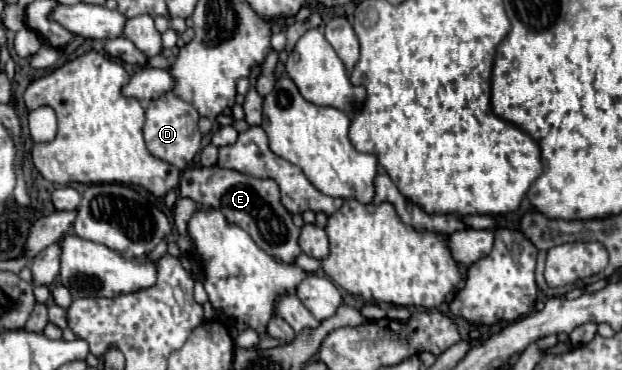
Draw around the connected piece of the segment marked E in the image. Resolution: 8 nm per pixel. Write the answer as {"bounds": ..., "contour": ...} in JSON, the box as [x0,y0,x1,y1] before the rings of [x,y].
{"bounds":[180,167,300,263],"contour":[[[214,167],[186,169],[180,179],[180,197],[188,197],[204,209],[218,209],[228,223],[248,231],[260,249],[280,261],[292,263],[300,255],[298,235],[300,229],[292,223],[292,215],[280,203],[280,189],[272,179],[254,179],[238,171]]]}

